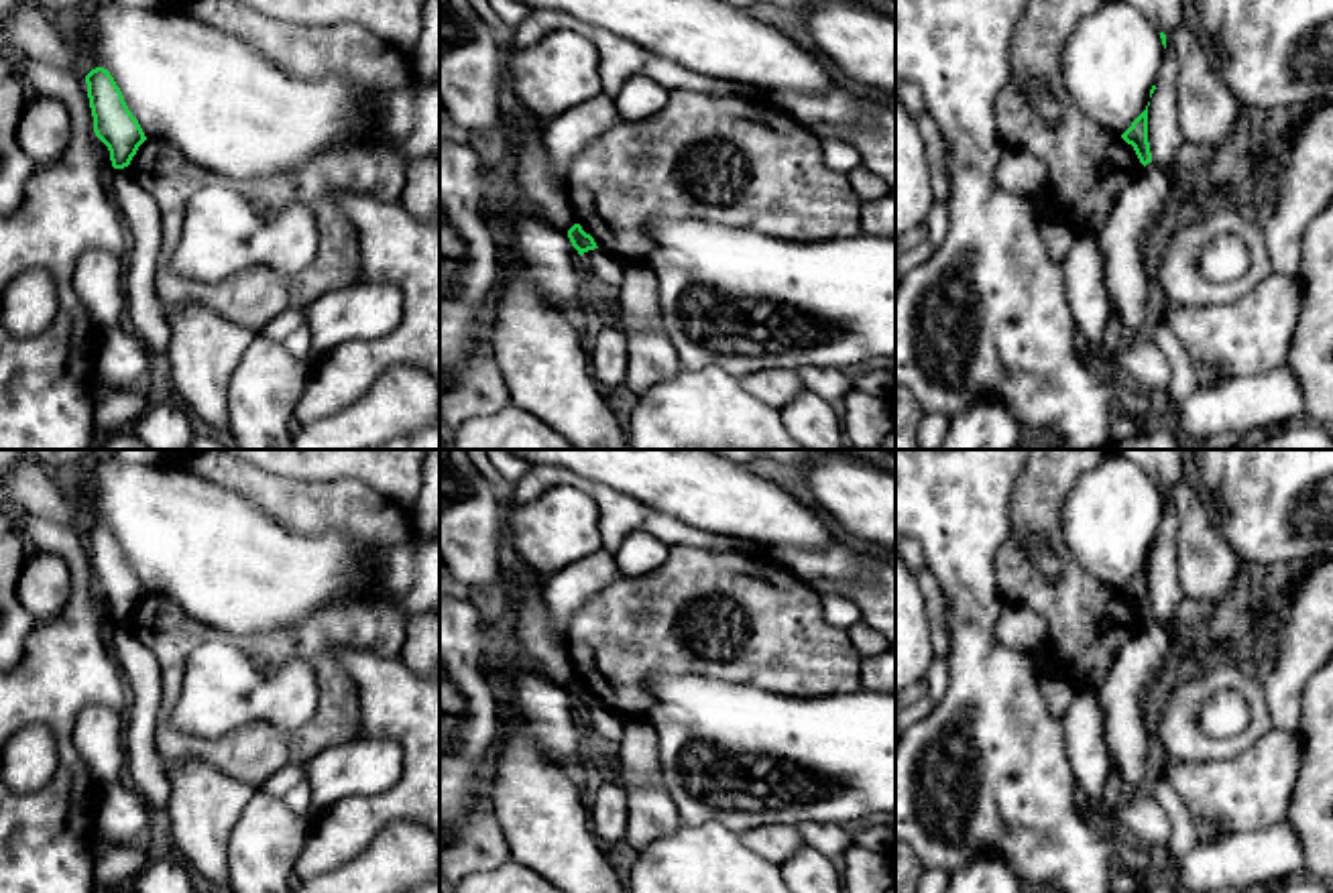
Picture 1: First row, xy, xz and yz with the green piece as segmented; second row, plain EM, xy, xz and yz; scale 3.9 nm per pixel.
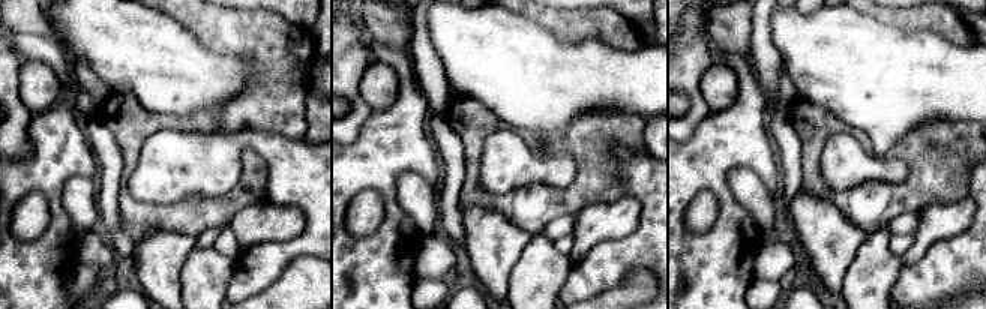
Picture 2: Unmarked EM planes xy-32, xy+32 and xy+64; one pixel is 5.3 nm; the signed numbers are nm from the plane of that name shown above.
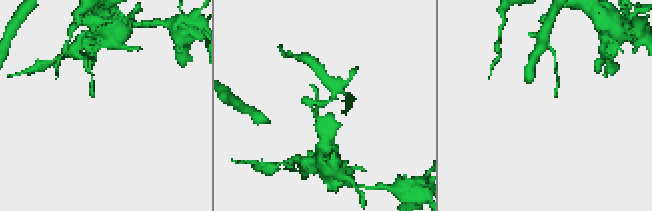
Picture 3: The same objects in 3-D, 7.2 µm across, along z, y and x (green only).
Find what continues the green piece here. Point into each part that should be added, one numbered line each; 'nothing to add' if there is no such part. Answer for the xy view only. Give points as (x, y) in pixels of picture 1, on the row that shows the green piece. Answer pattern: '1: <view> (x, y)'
nothing to add

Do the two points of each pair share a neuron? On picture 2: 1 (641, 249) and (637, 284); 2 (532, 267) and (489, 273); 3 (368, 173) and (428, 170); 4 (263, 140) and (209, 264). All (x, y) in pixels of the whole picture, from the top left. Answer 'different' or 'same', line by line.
1: different
2: different
3: same
4: different

